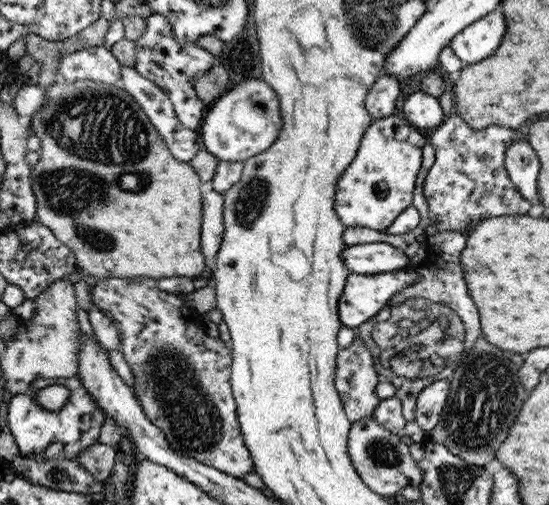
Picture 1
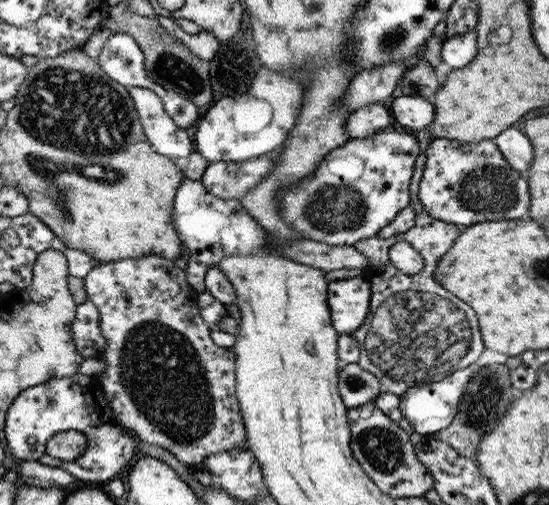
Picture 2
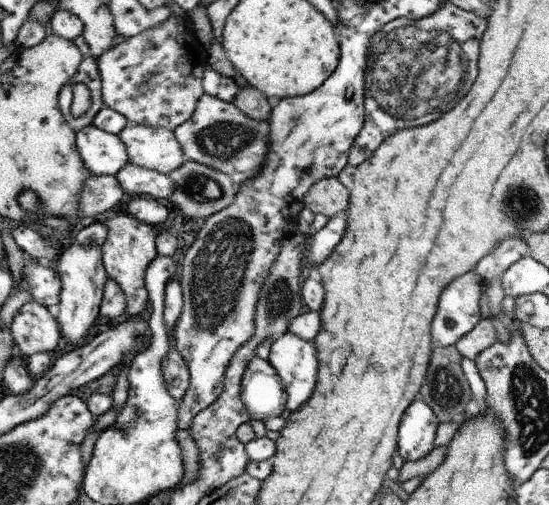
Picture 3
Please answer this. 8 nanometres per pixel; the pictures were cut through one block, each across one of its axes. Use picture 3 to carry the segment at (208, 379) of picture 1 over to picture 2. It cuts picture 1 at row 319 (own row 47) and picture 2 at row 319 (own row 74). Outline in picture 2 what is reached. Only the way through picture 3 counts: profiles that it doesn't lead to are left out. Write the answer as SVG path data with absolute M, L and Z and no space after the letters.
M146 255L140 258L127 258L117 260L116 262L107 262L97 264L84 278L84 288L87 298L98 307L100 317L100 329L106 342L105 353L106 370L100 379L102 389L105 391L106 398L116 414L120 424L131 430L135 436L139 436L142 442L156 444L160 448L169 450L180 463L186 466L198 465L206 460L211 454L222 451L231 451L241 449L247 446L247 434L245 431L240 404L236 398L236 381L235 381L235 354L228 352L228 349L220 348L210 338L208 323L204 318L200 318L203 310L198 310L198 305L194 296L196 289L188 286L186 274L182 268L178 268L172 259L167 259L162 255Z

